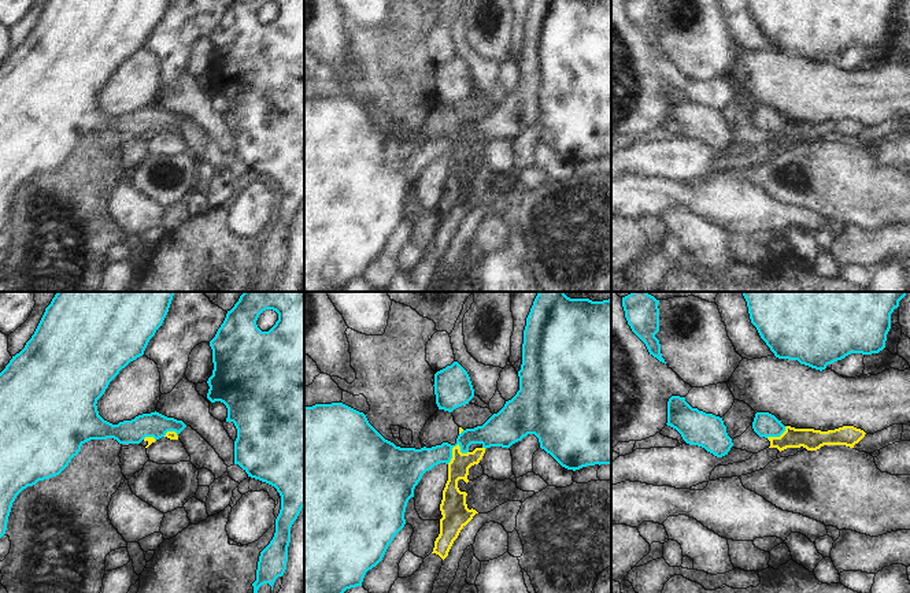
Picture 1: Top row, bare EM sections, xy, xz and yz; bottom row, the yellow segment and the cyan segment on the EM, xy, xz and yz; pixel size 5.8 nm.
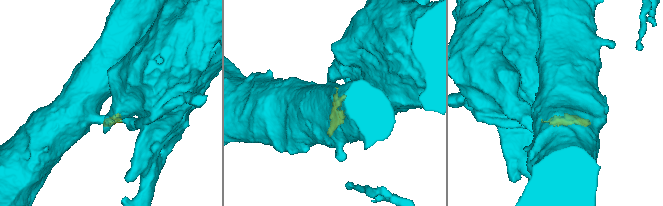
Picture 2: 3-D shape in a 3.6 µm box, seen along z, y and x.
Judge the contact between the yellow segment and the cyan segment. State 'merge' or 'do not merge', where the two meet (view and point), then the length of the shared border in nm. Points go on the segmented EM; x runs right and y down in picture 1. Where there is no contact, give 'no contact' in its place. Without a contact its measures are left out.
do not merge; contact xz (454, 447); length 150 nm

